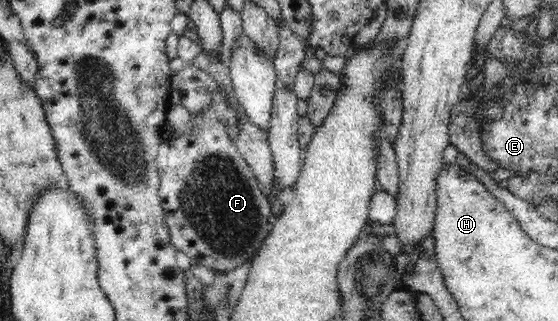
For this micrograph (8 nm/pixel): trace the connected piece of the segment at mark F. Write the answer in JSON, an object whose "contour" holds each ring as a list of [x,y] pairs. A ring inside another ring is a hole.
{"contour":[[[215,90],[208,107],[192,114],[194,127],[189,134],[175,136],[165,145],[171,152],[157,197],[174,250],[187,254],[191,264],[203,264],[209,270],[227,274],[261,252],[271,231],[265,226],[269,226],[273,212],[251,167],[227,136],[228,92]]]}

